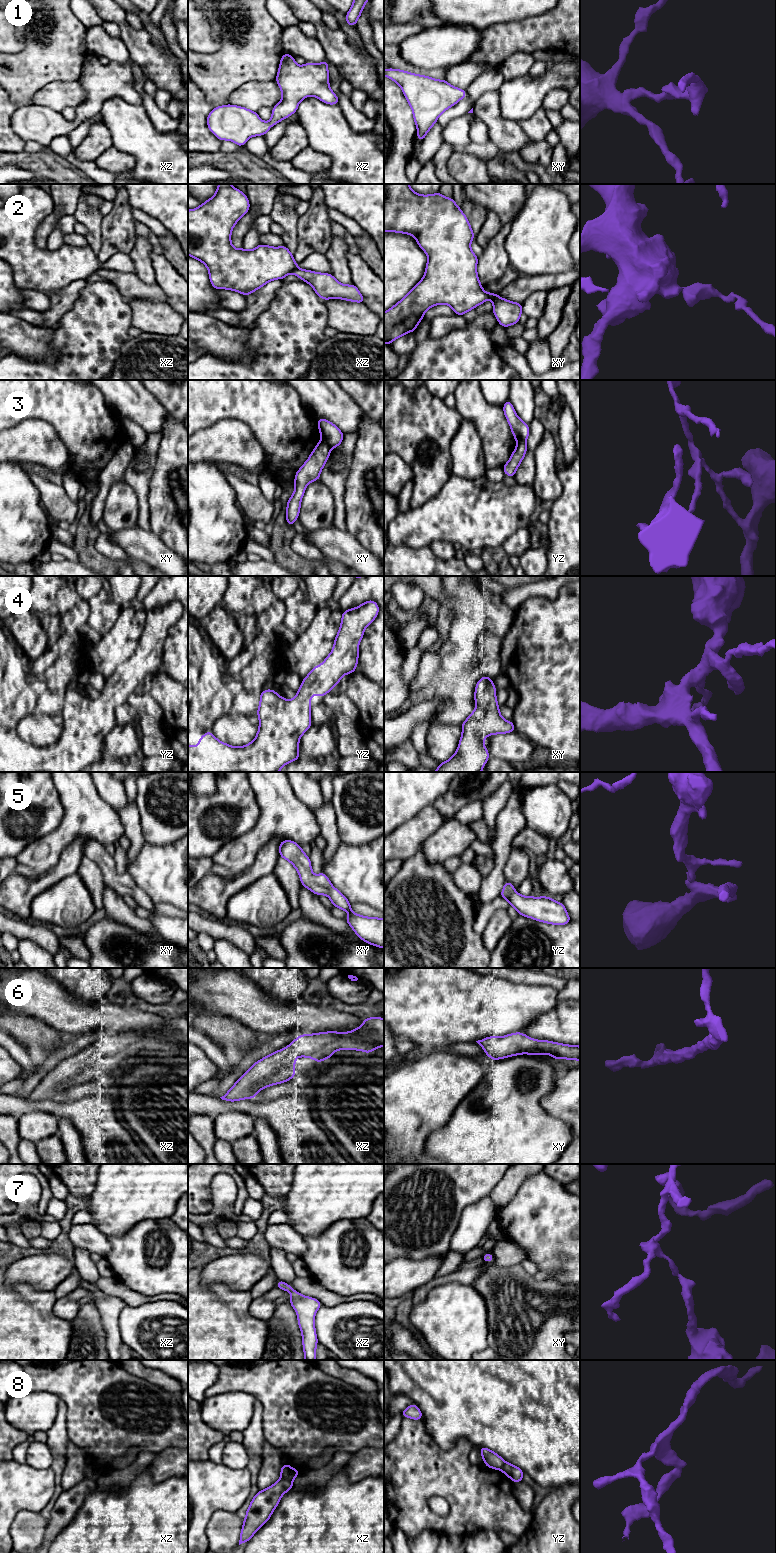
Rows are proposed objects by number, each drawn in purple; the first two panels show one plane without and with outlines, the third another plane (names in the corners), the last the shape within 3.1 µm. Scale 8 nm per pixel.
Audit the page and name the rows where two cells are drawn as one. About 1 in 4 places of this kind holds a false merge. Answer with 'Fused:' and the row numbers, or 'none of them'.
Fused: 2, 3, 8

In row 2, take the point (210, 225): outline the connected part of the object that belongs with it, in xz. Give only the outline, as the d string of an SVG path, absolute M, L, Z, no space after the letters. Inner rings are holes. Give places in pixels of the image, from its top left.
M219 184L213 197L199 207L188 210L188 255L205 264L214 288L237 291L244 296L252 294L270 281L283 280L298 266L285 245L271 247L259 244L253 250L232 246L233 227L249 208L249 200L244 192L230 184Z

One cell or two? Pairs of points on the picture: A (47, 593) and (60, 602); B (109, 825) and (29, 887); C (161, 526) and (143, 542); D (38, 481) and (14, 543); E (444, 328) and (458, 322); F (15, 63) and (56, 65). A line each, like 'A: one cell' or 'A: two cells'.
A: two cells
B: two cells
C: two cells
D: two cells
E: one cell
F: one cell

